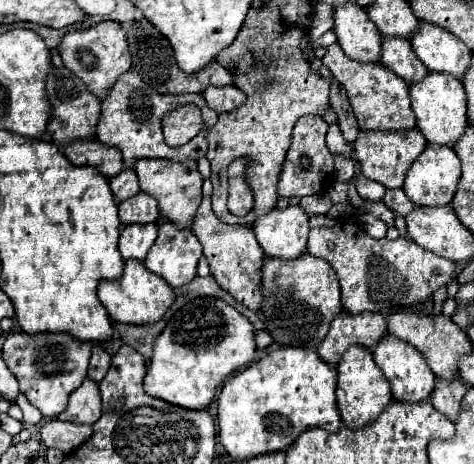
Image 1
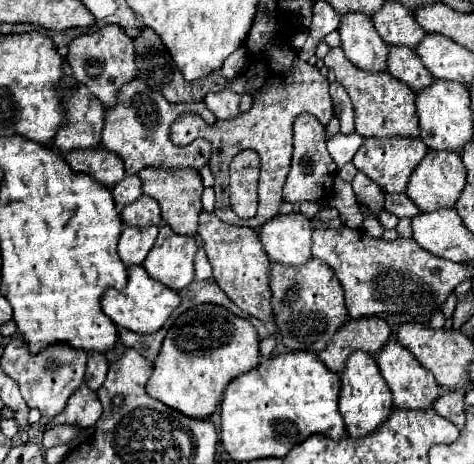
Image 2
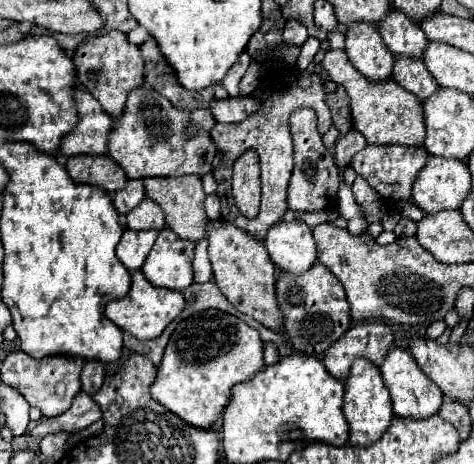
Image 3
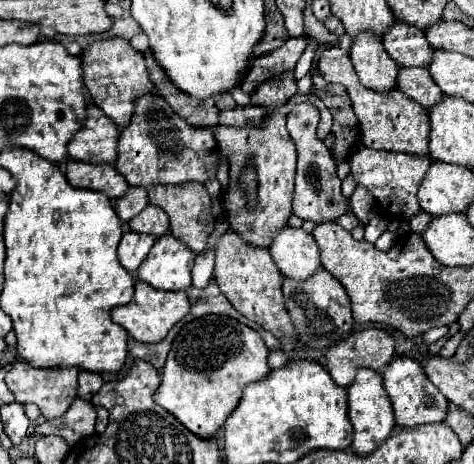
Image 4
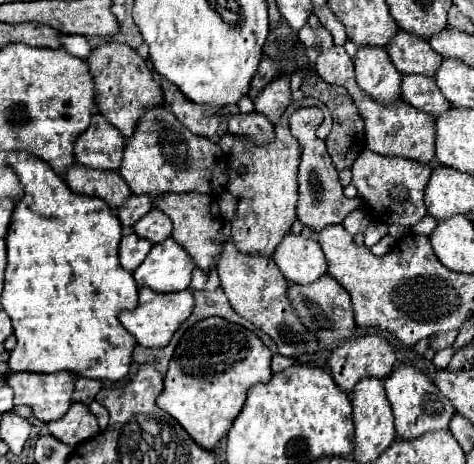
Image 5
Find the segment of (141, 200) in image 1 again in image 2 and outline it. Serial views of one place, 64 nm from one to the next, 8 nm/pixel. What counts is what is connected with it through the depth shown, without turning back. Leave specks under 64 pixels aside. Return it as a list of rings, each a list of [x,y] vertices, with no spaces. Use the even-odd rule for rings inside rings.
[[[142,194],[136,202],[124,206],[120,216],[126,226],[150,226],[150,224],[158,226],[162,220],[156,200],[152,200],[146,194]]]

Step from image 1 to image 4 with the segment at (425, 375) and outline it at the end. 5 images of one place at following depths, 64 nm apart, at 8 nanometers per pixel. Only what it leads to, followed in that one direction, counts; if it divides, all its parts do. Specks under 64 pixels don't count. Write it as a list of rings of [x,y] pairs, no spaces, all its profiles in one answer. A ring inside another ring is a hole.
[[[394,356],[392,362],[388,362],[388,366],[382,372],[384,378],[384,388],[392,400],[392,408],[394,408],[394,418],[398,426],[406,426],[406,428],[414,428],[418,424],[428,424],[428,422],[442,422],[446,416],[446,408],[448,408],[448,400],[440,394],[440,390],[428,380],[428,376],[424,376],[424,370],[420,368],[420,364],[408,356]]]

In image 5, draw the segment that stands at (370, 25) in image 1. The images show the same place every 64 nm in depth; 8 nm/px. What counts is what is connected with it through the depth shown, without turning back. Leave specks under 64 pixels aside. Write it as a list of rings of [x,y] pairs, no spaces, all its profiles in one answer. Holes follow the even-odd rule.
[[[360,46],[354,56],[358,86],[378,102],[394,102],[400,96],[402,74],[396,72],[384,48]]]

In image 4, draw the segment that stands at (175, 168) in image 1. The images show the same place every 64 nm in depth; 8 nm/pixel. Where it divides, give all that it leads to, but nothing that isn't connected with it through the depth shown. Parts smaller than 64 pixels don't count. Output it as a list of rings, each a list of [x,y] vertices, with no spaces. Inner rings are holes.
[[[186,182],[186,184],[156,184],[148,188],[148,198],[150,204],[160,206],[168,218],[170,218],[170,232],[182,240],[184,244],[188,244],[194,252],[202,252],[206,250],[206,240],[214,228],[214,216],[210,214],[210,196],[206,192],[204,186],[196,184],[196,182]]]

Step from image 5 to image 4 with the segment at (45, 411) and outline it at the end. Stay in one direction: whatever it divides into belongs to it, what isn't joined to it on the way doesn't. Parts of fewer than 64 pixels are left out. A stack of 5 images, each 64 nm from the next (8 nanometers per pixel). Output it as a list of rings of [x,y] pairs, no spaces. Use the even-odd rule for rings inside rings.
[[[26,360],[10,364],[6,372],[6,386],[16,396],[18,402],[32,402],[40,408],[46,420],[62,416],[78,396],[78,368],[34,368]]]

